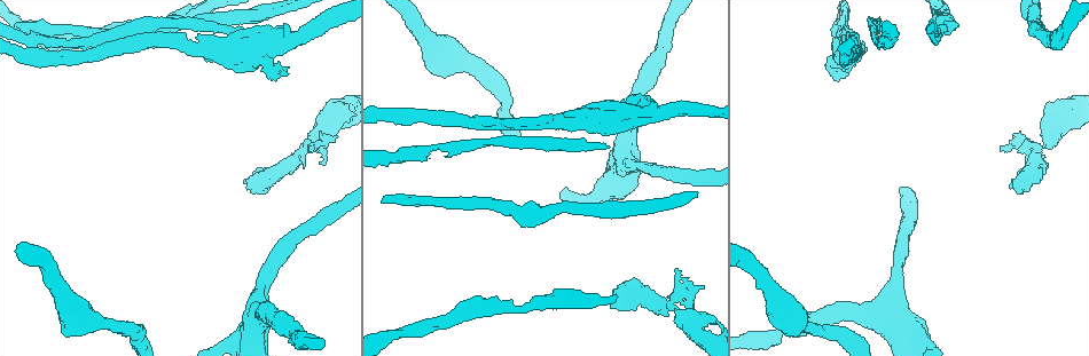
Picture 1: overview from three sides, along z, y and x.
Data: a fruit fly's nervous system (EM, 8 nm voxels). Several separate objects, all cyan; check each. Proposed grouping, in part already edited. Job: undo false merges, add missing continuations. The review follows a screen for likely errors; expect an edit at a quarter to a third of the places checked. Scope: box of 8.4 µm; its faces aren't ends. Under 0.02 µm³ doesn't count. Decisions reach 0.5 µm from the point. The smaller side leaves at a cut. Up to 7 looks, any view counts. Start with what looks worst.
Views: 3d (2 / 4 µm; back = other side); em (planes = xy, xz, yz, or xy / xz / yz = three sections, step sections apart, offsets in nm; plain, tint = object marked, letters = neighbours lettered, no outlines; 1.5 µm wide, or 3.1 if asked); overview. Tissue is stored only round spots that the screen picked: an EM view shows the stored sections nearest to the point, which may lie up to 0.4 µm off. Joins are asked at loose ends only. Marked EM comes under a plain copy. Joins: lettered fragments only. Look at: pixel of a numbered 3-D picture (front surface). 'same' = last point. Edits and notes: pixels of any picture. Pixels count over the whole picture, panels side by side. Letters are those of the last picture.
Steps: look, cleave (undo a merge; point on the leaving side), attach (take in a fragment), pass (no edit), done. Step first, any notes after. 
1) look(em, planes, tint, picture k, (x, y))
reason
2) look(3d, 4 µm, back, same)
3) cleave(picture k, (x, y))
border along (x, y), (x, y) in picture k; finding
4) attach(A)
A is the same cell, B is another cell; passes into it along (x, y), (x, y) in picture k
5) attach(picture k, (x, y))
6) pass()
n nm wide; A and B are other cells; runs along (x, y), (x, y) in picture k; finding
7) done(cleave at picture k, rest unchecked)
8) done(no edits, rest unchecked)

look(em, planes, letters, picture 1, (384, 200))
branch stops here

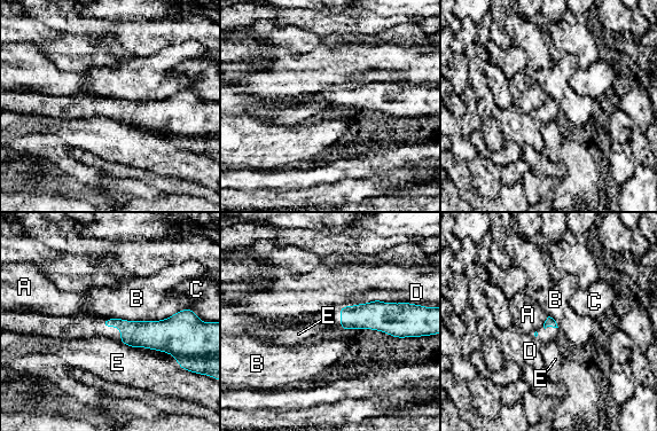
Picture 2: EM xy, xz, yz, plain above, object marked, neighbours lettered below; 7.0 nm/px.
pass()
B touches over 500 nm; A, B, C, D and E are other cells; border along (548, 316), (542, 323) in picture 2; none of them fits

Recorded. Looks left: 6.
look(3d, 4 µm, picture 1, (270, 26))
thick end

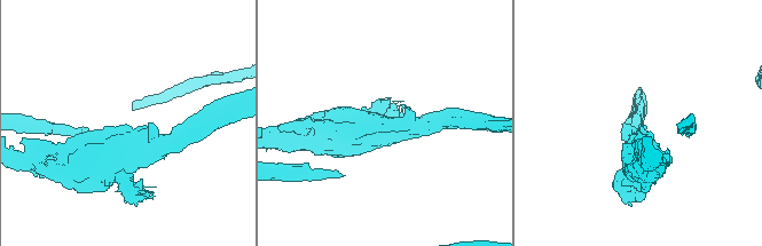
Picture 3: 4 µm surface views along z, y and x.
look(em, xz, step 8, tint, picture 3, (127, 125))

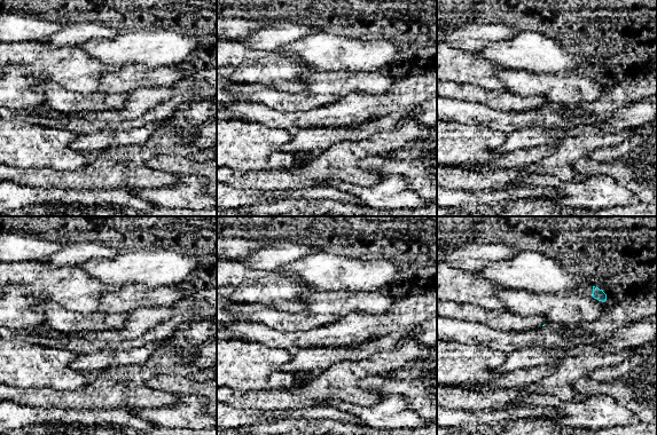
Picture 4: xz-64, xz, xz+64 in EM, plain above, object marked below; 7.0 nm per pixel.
look(em, planes, letters, same)
another direction

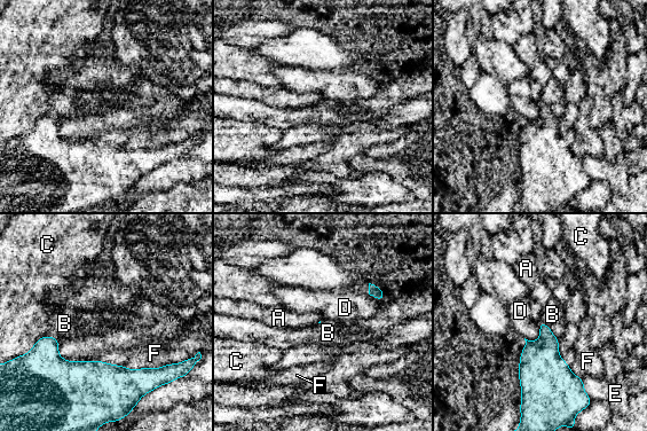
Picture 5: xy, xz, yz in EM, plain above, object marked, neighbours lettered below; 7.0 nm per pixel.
pass()
F touches over 320 nm; A, B, C, D, E and F are other cells; border along (541, 321), (550, 328), (558, 339) in picture 5; no lettered fragment goes on from it

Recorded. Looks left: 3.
look(em, planes, letters, picture 1, (501, 305))
thick turns thin

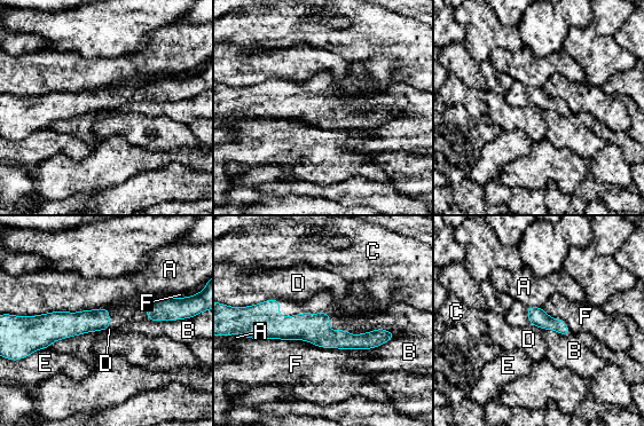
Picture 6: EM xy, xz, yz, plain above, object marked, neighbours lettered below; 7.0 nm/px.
pass()
A, B, C, D, E and F are other cells; border along (93, 331), (57, 339), (48, 347) in picture 6; one neuron here

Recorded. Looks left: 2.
done(no edits, rest unchecked)

